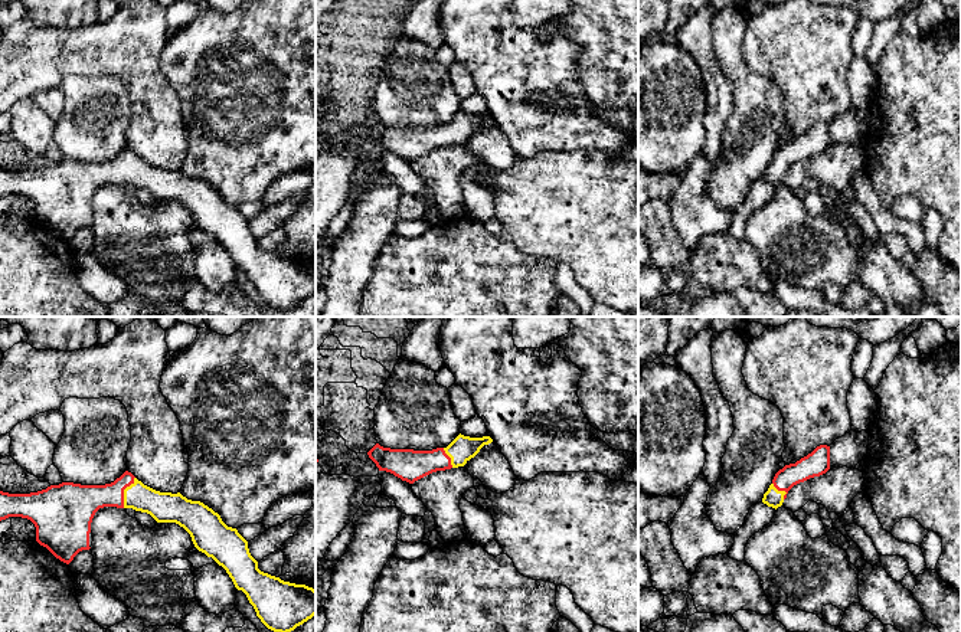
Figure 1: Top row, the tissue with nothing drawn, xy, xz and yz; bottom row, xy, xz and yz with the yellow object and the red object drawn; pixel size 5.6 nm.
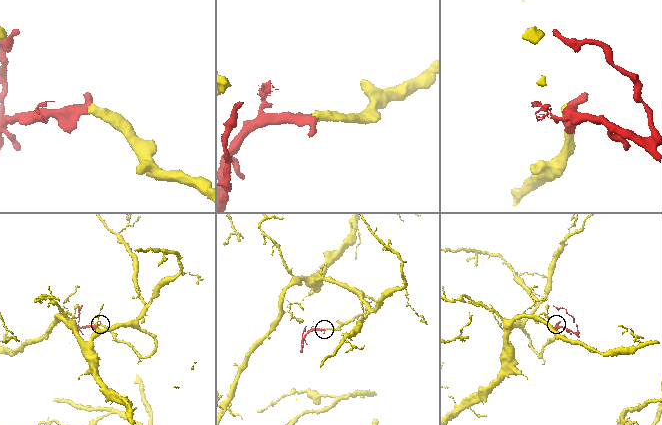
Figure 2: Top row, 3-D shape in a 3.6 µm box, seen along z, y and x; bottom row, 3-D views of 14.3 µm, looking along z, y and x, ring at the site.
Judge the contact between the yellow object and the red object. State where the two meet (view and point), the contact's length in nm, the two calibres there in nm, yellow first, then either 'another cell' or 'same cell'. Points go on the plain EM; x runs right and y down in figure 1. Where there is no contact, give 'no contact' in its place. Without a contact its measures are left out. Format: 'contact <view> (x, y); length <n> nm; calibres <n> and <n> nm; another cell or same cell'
contact xy (124, 170); length 190 nm; calibres 180 and 200 nm; same cell

